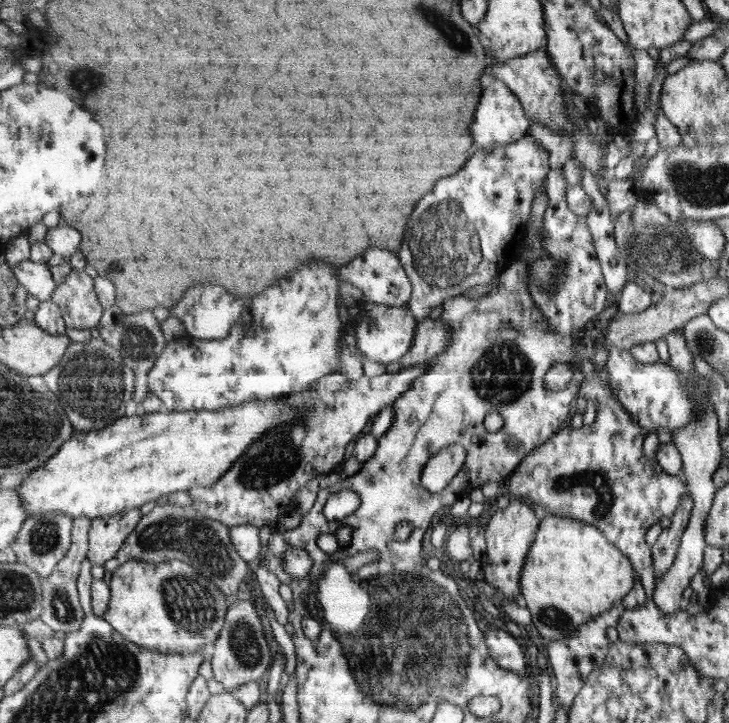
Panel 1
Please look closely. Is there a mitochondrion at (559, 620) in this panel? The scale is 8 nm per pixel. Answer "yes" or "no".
yes

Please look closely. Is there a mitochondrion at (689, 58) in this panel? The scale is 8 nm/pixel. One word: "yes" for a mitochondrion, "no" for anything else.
no

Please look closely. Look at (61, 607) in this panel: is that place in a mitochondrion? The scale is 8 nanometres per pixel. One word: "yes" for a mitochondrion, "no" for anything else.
yes

